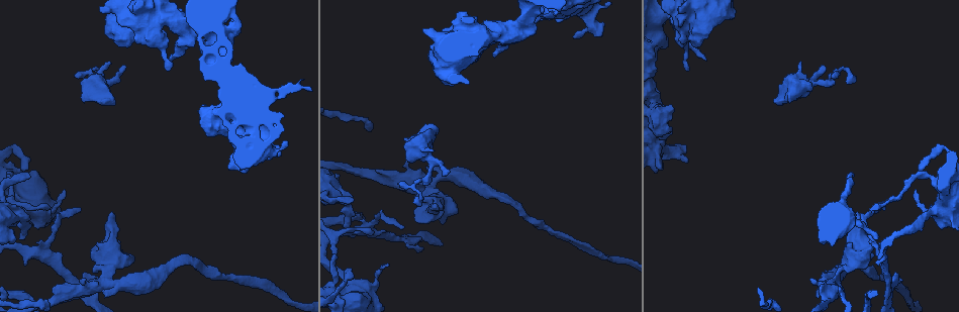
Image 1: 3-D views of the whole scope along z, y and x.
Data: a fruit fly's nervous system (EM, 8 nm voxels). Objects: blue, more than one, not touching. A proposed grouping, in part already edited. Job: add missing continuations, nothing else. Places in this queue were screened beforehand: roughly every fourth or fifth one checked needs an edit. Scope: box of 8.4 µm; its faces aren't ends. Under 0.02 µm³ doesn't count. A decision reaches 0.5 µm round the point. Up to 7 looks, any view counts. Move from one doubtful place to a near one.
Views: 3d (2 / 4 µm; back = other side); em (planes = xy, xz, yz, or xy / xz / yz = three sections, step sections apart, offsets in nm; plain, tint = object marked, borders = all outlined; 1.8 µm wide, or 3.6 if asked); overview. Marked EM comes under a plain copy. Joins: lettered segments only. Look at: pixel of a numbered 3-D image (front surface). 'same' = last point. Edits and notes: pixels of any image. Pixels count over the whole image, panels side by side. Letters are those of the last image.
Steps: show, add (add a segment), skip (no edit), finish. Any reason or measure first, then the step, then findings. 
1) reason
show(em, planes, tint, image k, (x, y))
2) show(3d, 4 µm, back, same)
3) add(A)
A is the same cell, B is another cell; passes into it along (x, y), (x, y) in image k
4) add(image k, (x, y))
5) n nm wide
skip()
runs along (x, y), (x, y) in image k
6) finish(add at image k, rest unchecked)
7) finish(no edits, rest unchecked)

an open end
show(em, planes, borders, image 1, (24, 239))

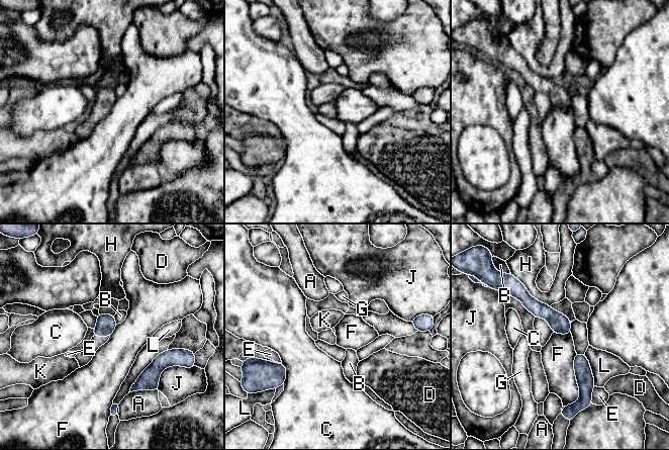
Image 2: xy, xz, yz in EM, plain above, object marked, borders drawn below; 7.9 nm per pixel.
skip()
A, B, C, D, E, F, G, H, J, K and L are other cells; border along (576, 353), (579, 397), (564, 407) in image 2; none of them fits

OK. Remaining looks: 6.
thin end
show(em, xy, step 8, tint, image 1, (352, 201))

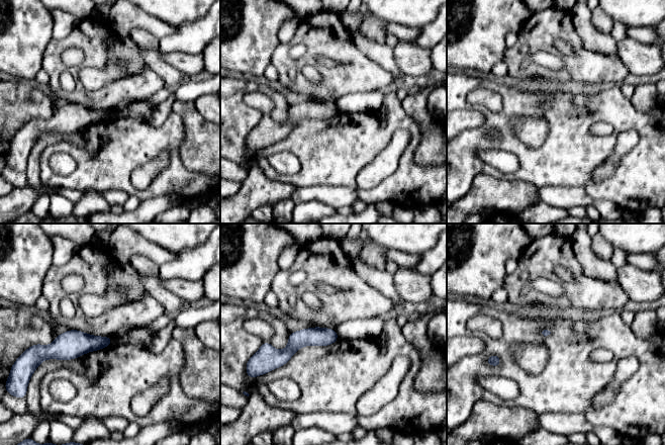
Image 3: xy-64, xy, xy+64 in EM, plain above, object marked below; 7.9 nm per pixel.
another direction
show(em, planes, borders, same)

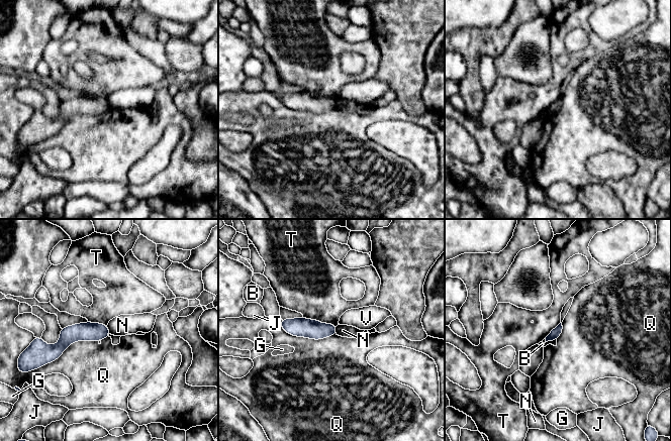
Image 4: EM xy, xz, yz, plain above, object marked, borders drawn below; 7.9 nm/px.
skip()
B, G, J, N, Q, T and V are other cells; runs along (106, 330), (46, 347) in image 4; no lettered segment goes on from it

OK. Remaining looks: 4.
branch stops here
show(em, 3.6 µm, xy, step 8, borders, image 1, (660, 168))

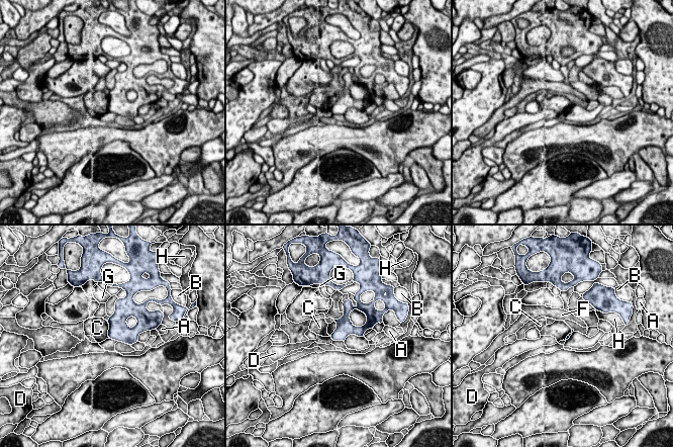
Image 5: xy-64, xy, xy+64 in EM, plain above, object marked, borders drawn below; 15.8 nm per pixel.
show(em, 3.6 µm, yz, step 16, borders, same)

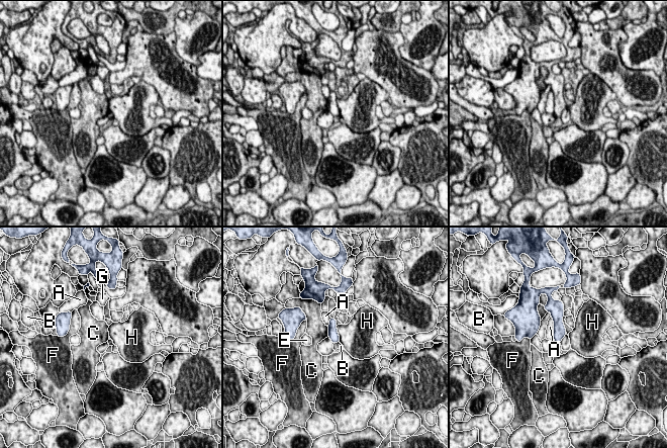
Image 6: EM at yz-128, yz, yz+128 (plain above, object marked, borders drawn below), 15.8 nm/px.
skip()
A, B, C, E, F, G and H are other cells; border along (337, 325), (340, 342) in image 6; none of them fits

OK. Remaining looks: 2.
finish(no edits, rest unchecked)

